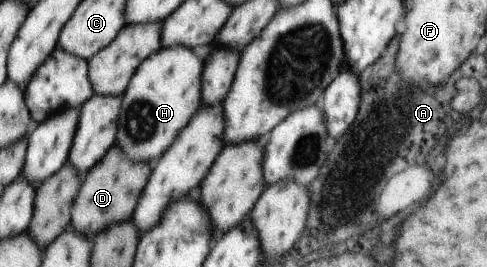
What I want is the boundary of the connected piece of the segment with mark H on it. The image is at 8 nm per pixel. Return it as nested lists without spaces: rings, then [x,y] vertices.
[[[183,46],[151,54],[137,69],[137,74],[123,98],[123,128],[117,144],[133,162],[151,162],[166,153],[179,132],[201,108],[201,77],[204,61]]]

